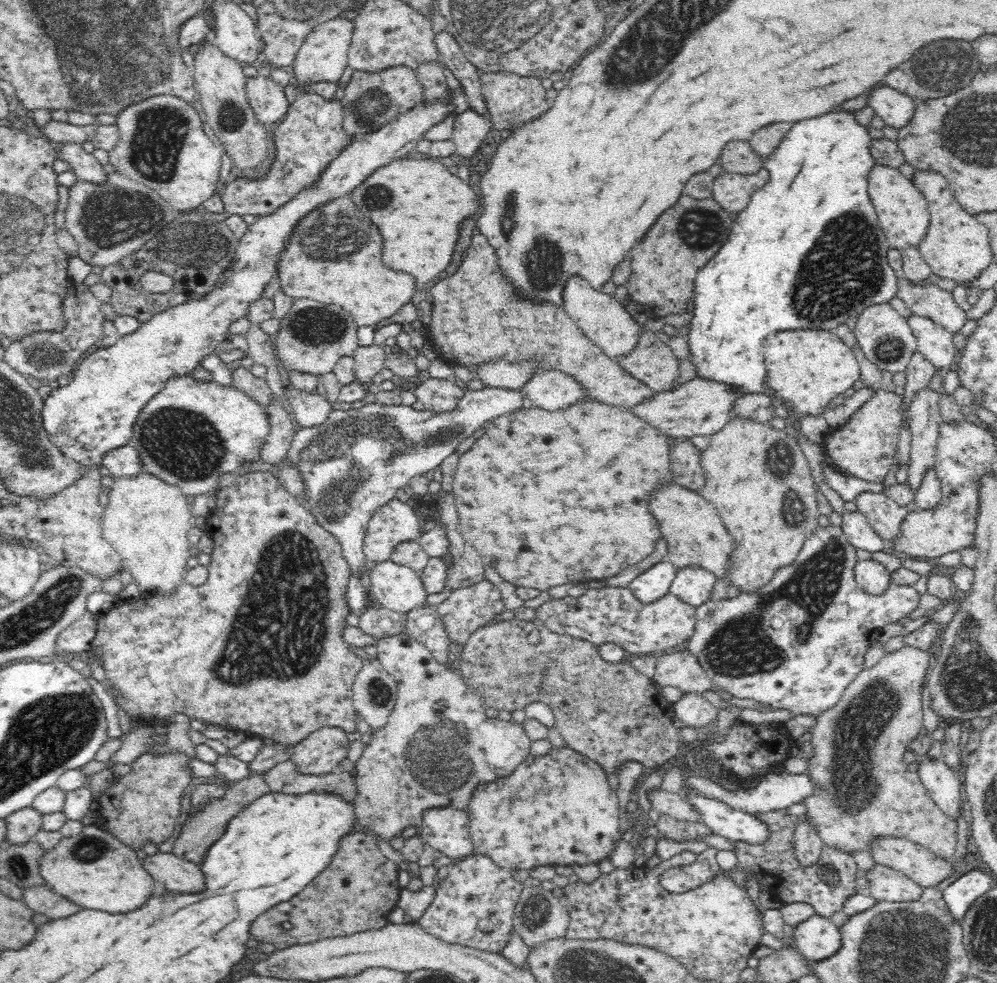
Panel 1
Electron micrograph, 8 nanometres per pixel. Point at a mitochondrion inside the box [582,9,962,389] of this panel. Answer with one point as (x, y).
(853, 272)

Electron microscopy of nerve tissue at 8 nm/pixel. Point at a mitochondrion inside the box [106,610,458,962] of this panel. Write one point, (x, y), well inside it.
(376, 689)

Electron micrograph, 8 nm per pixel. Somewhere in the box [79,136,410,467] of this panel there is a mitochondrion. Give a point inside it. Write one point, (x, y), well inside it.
(335, 236)

